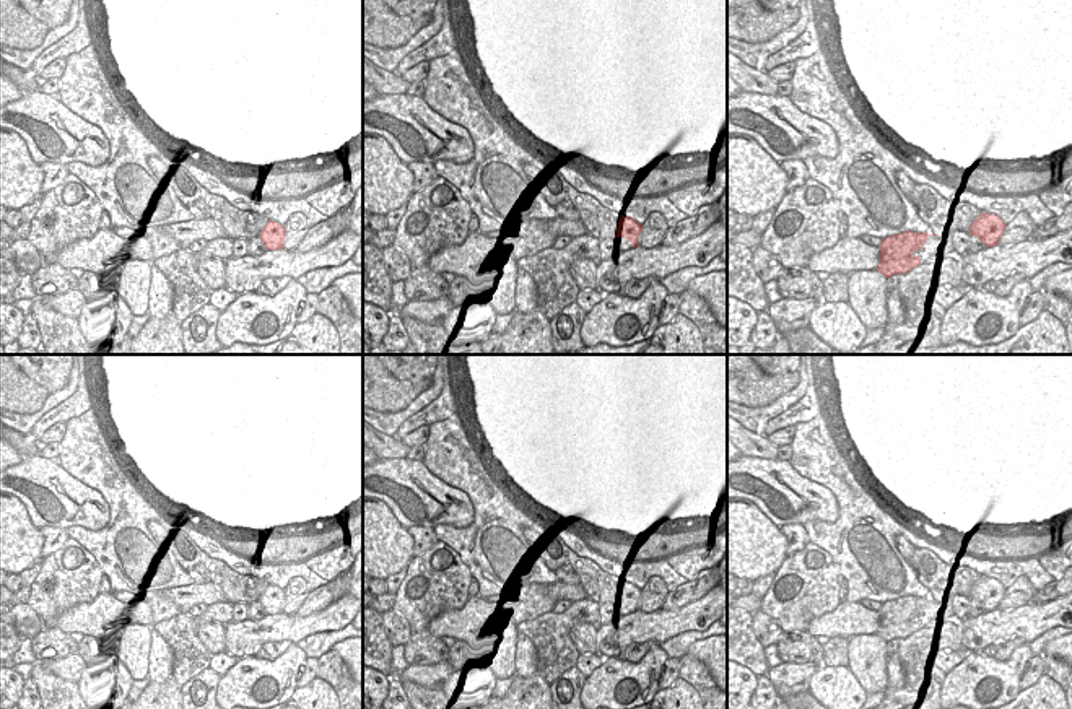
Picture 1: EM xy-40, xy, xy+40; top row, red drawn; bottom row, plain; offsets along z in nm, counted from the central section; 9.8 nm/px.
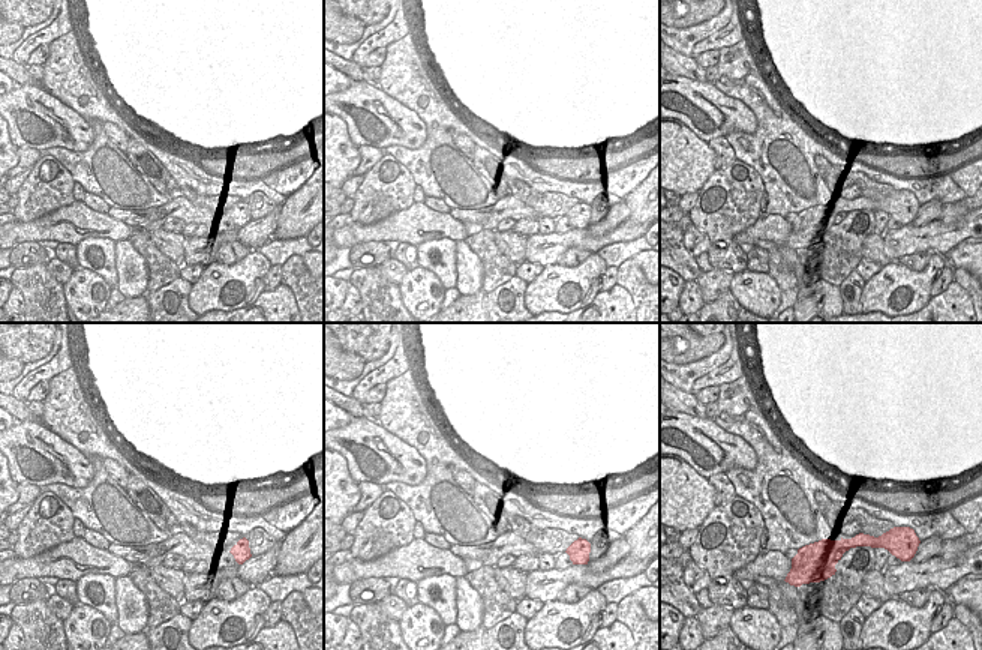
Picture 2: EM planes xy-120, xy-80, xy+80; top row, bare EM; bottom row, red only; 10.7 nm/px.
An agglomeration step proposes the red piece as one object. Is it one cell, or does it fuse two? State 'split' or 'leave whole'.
leave whole

